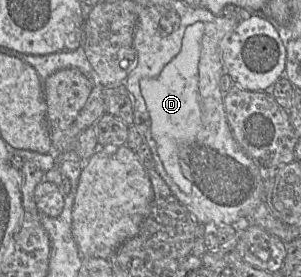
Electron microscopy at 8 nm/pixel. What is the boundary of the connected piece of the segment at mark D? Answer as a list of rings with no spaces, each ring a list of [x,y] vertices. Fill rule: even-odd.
[[[196,22],[184,32],[180,52],[153,77],[141,79],[141,94],[150,117],[150,129],[159,153],[154,158],[157,171],[168,184],[177,199],[187,198],[191,182],[185,177],[180,165],[180,151],[197,135],[201,125],[201,109],[198,92],[198,65],[204,23]]]

